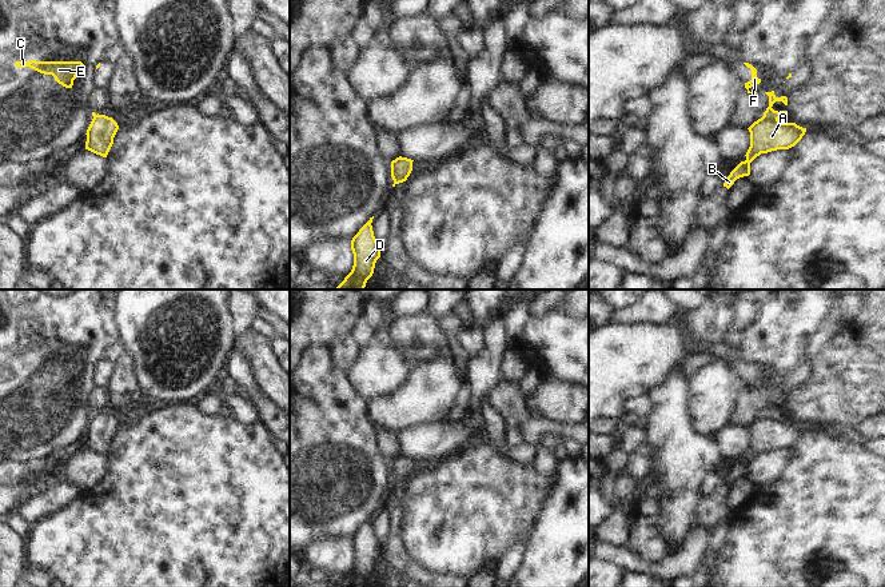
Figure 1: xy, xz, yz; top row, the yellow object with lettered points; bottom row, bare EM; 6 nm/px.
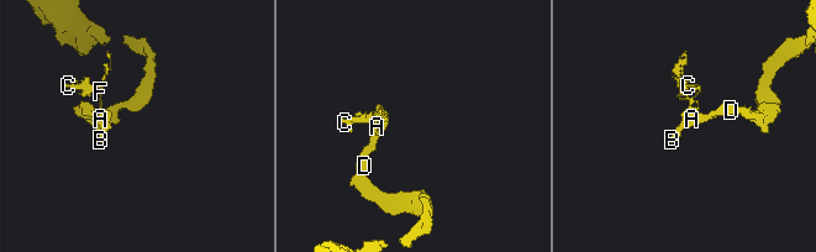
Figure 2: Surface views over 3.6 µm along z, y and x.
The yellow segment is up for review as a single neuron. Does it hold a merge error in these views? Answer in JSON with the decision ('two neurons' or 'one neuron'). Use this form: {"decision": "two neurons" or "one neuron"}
{"decision": "two neurons"}

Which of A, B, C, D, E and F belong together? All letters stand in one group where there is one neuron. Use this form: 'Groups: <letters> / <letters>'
Groups: A B D / C E F

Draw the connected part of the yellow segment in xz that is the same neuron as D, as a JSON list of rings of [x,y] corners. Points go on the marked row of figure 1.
[[[374,216],[352,237],[354,265],[336,289],[364,289],[367,280],[372,276],[375,263],[380,257],[380,247],[371,225],[372,219]]]

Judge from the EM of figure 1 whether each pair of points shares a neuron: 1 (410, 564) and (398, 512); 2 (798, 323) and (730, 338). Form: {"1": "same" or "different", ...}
{"1": "same", "2": "same"}

